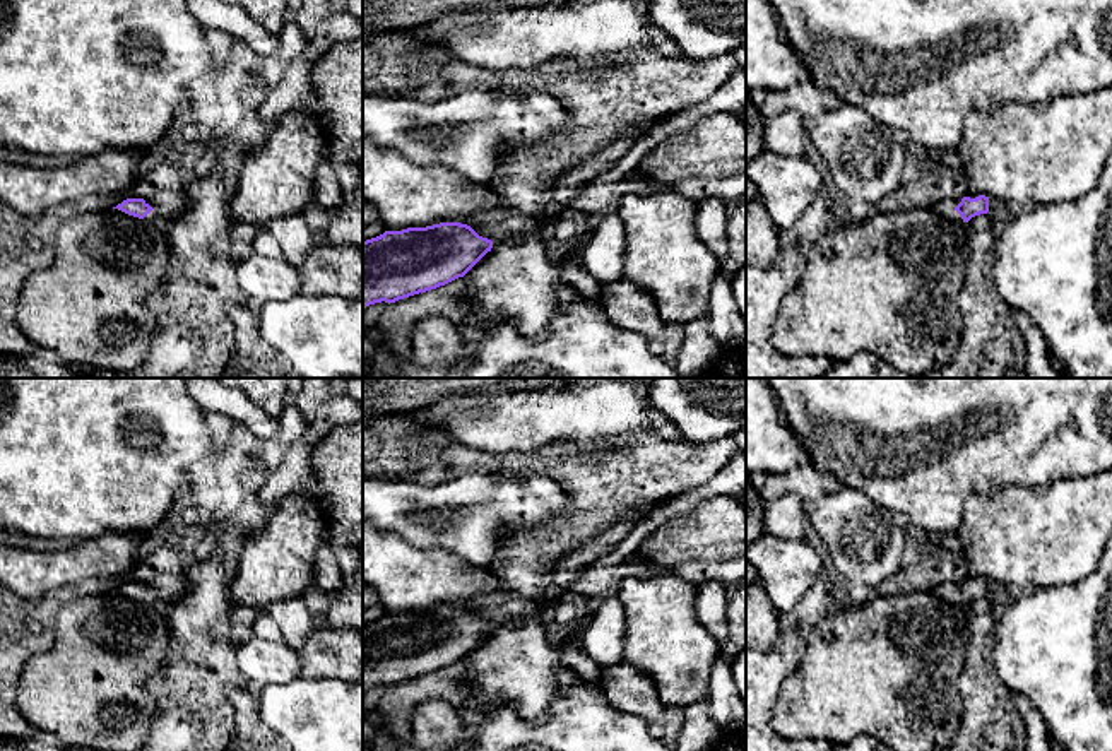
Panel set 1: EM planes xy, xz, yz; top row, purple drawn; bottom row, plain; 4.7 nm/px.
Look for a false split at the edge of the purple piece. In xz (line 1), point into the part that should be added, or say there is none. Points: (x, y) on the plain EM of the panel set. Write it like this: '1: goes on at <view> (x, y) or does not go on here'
1: does not go on here

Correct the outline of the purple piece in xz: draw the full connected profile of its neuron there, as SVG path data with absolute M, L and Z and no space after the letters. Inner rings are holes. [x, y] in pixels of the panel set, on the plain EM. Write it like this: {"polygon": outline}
{"polygon": "M440 606L385 614L363 624L363 693L426 676L464 660L493 624L470 609Z"}

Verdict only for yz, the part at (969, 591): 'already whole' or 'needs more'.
needs more

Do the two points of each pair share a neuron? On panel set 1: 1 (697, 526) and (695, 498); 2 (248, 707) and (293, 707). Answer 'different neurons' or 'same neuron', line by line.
1: different neurons
2: different neurons

